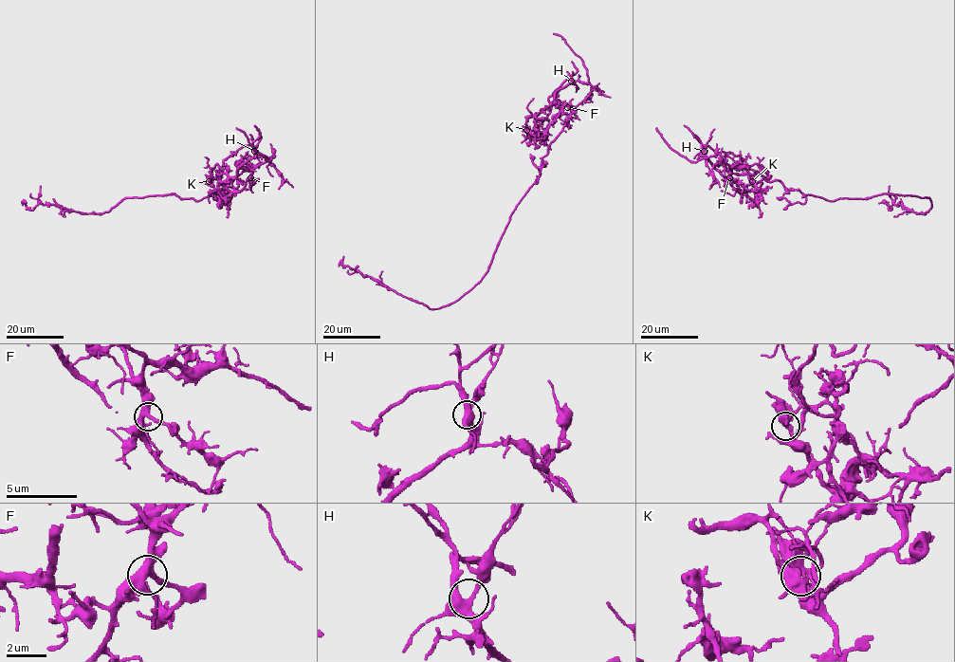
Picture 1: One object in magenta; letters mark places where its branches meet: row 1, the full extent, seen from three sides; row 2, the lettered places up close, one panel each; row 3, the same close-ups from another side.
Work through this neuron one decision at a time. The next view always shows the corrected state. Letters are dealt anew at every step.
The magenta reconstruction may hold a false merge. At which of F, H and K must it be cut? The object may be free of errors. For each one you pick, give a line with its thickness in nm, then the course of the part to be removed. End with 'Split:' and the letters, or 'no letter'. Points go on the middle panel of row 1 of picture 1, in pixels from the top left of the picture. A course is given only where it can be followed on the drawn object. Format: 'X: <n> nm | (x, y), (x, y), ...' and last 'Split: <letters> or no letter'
K: 360 nm | (526, 130), (529, 144), (537, 121), (550, 112), (548, 98), (570, 79), (535, 119), (542, 141), (550, 149)
Split: K

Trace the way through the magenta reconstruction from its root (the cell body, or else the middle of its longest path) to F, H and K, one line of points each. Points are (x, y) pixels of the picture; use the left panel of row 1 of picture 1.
F: (197, 201), (217, 194), (226, 180), (231, 181), (246, 169), (255, 166), (250, 177)
H: (197, 201), (217, 194), (226, 180), (231, 181), (248, 167), (268, 161), (277, 171), (254, 151)
K: (197, 201), (217, 194), (226, 180), (255, 166), (245, 181), (226, 174), (209, 181)

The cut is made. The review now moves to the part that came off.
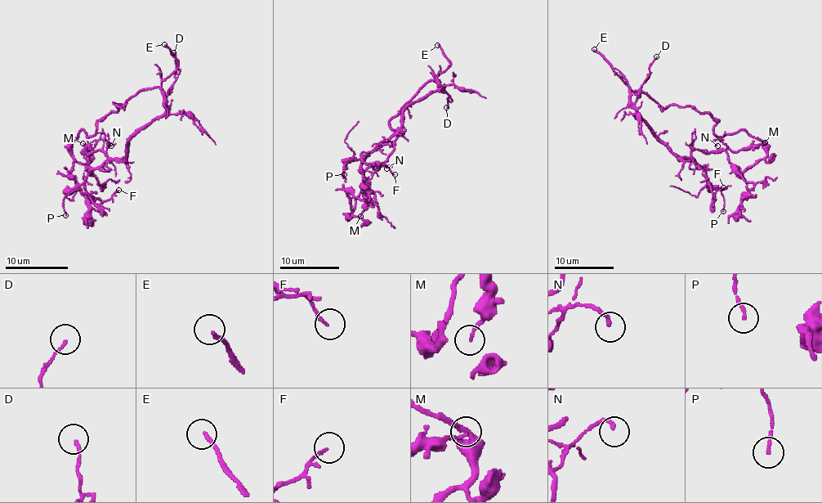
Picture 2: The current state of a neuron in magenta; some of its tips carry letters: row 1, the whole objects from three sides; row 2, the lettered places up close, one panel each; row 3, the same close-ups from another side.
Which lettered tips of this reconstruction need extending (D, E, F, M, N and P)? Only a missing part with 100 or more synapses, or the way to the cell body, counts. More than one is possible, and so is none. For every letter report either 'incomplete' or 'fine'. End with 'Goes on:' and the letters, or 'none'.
D: fine
E: incomplete
F: fine
M: fine
N: fine
P: fine
Goes on: E

